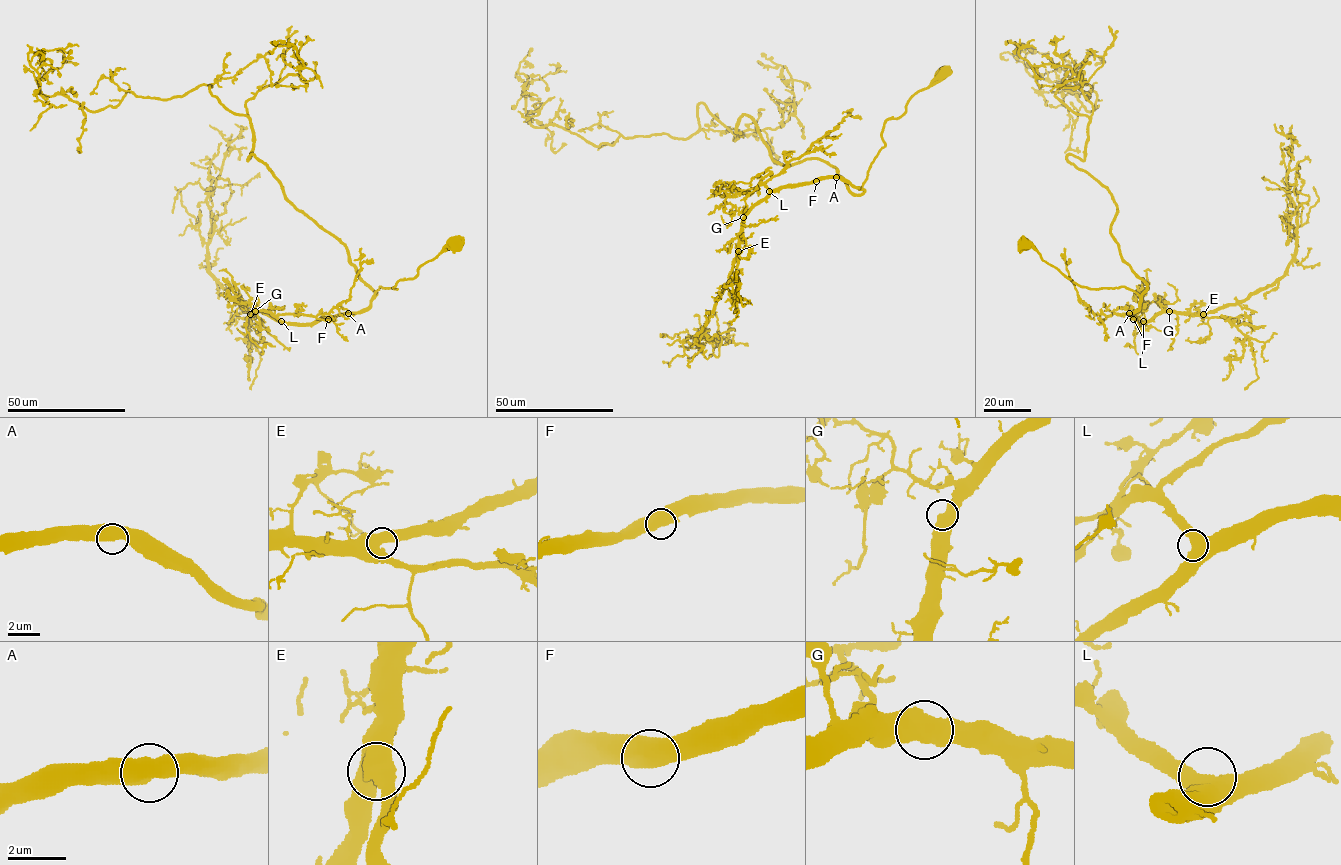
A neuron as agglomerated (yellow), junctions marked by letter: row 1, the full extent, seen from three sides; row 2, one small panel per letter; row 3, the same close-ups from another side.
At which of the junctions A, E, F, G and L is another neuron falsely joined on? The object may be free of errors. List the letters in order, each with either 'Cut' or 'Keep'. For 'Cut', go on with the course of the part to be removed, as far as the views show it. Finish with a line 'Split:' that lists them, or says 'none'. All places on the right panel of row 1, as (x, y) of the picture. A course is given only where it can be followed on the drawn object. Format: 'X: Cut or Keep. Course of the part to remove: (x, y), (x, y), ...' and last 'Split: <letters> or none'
A: Keep
E: Keep
F: Keep
G: Keep
L: Keep
Split: none

